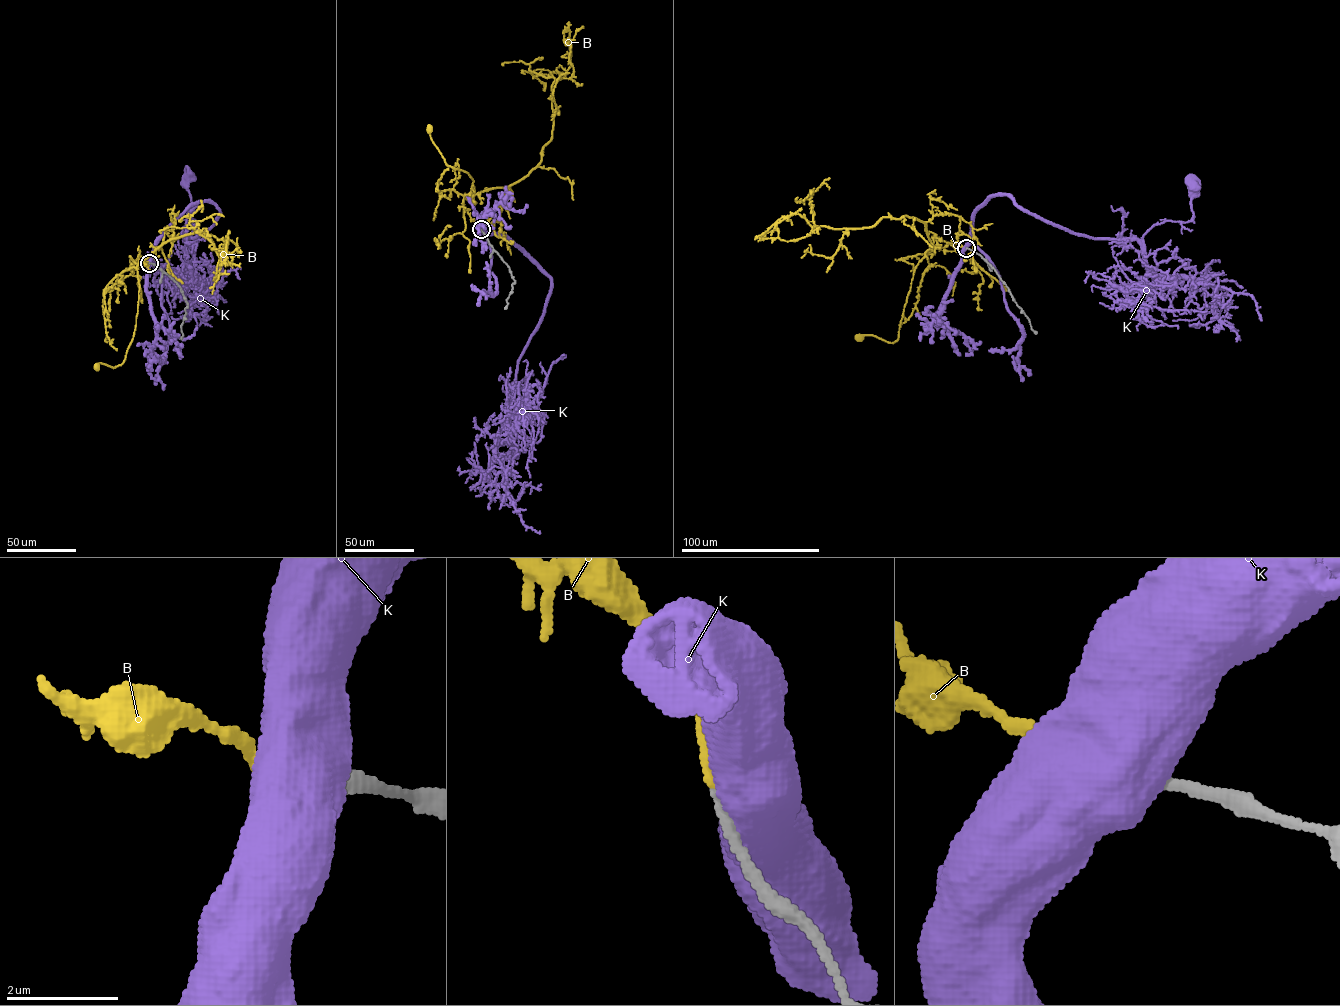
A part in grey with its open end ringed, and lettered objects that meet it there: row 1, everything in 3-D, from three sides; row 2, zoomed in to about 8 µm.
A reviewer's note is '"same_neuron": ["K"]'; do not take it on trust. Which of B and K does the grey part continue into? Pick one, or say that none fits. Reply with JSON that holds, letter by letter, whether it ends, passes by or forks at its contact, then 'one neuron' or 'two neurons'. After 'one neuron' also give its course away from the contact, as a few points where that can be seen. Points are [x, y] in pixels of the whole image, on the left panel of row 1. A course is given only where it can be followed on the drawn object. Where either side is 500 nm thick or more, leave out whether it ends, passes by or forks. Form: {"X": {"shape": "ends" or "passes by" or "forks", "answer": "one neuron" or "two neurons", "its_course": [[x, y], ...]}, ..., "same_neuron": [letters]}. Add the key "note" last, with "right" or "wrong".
{"B": {"shape": "ends", "answer": "two neurons"}, "K": {"answer": "two neurons"}, "same_neuron": [], "note": "wrong"}

